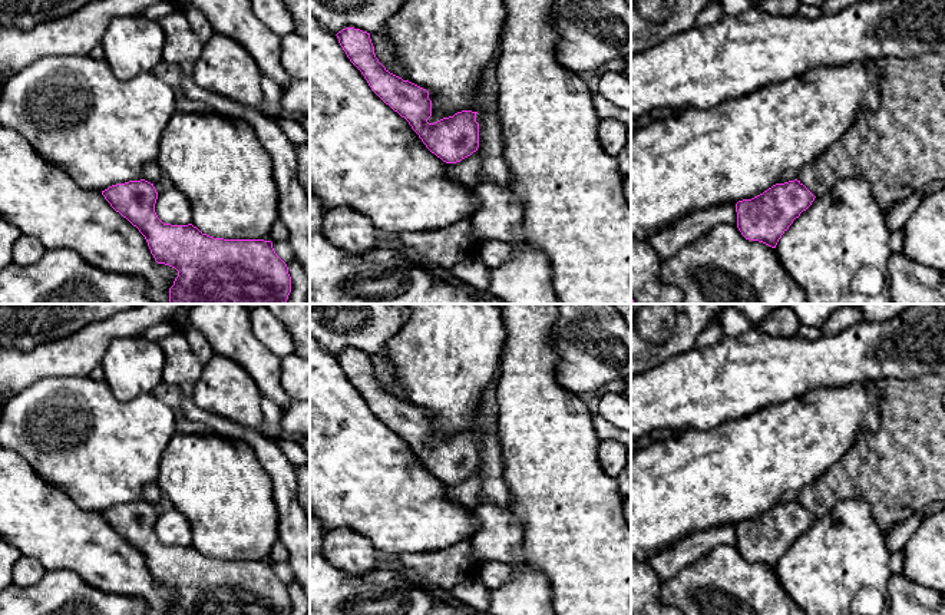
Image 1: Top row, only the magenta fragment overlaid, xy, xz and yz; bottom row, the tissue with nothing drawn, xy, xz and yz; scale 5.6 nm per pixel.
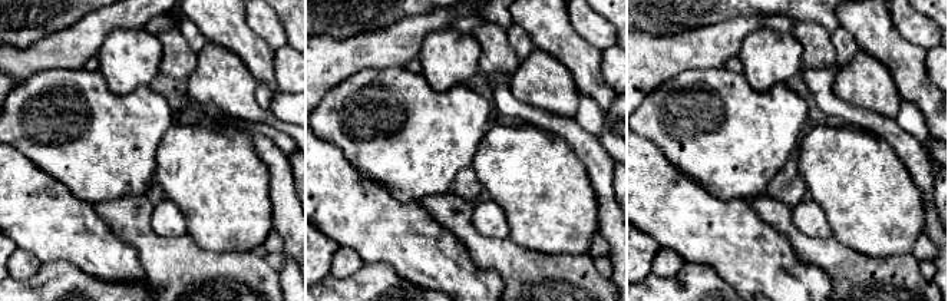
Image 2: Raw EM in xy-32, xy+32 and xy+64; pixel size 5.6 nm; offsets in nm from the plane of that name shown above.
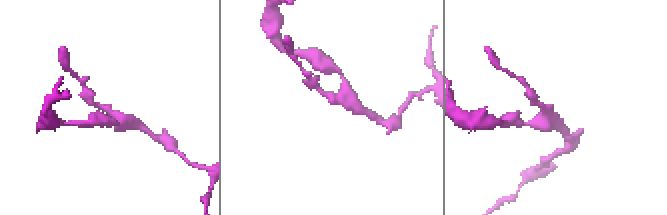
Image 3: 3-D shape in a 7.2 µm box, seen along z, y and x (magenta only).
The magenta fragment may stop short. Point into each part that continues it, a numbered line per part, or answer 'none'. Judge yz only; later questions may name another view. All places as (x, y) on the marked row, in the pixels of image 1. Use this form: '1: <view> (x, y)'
1: yz (899, 148)

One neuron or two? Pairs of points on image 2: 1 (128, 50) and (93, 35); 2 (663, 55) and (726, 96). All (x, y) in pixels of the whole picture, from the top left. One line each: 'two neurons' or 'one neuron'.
1: two neurons
2: two neurons

